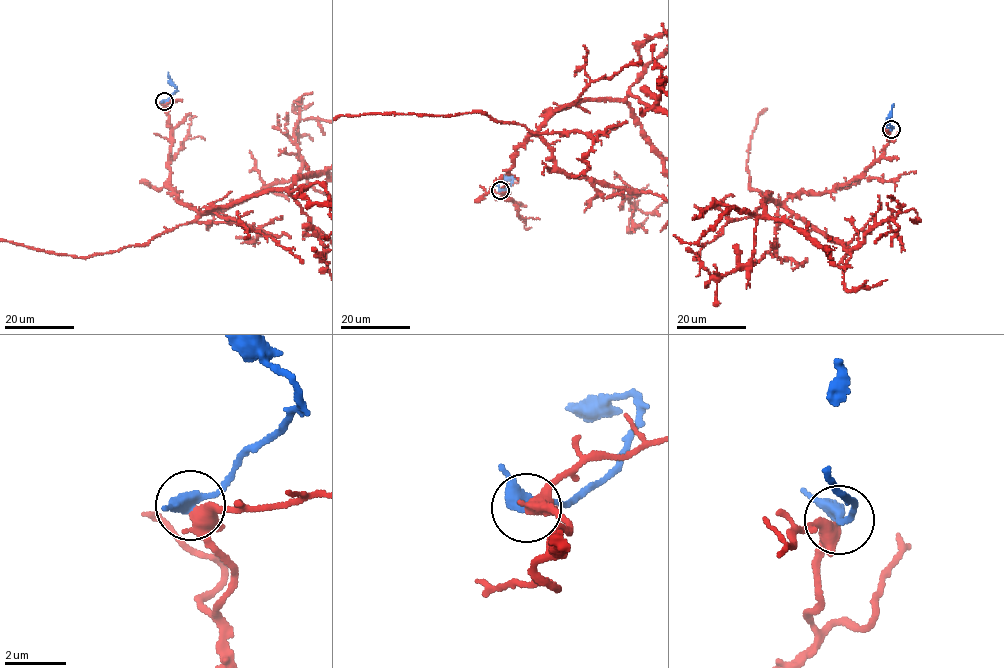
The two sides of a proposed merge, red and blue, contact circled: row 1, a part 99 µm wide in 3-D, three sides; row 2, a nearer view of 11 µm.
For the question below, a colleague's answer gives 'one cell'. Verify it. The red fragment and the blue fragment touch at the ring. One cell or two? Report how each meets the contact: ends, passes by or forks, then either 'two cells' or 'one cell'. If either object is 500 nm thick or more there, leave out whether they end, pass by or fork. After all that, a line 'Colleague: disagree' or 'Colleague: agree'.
red passes by; blue passes by; one cell
Colleague: agree

